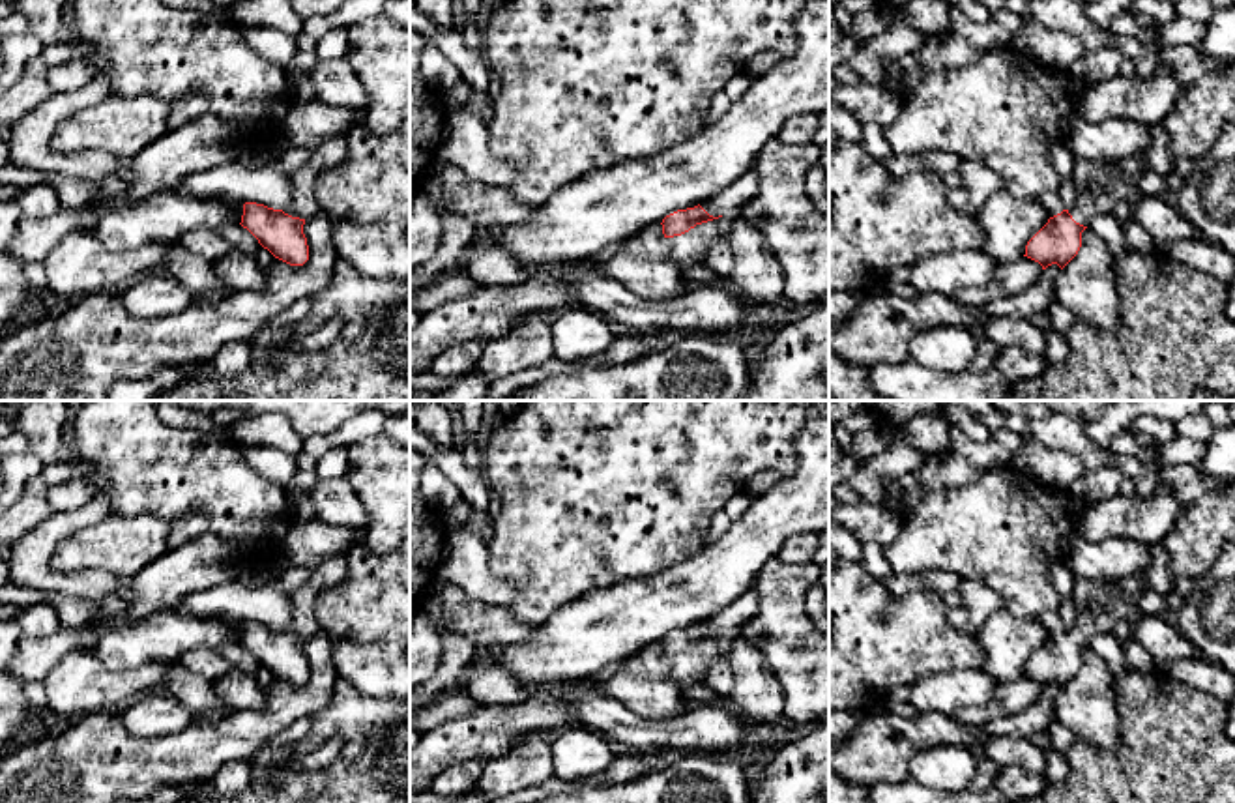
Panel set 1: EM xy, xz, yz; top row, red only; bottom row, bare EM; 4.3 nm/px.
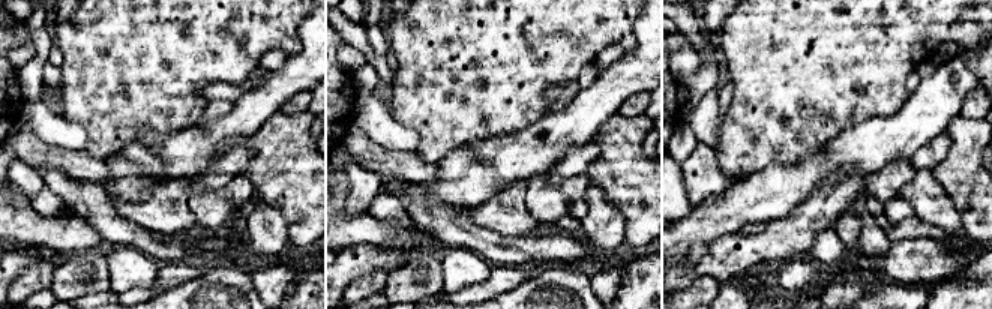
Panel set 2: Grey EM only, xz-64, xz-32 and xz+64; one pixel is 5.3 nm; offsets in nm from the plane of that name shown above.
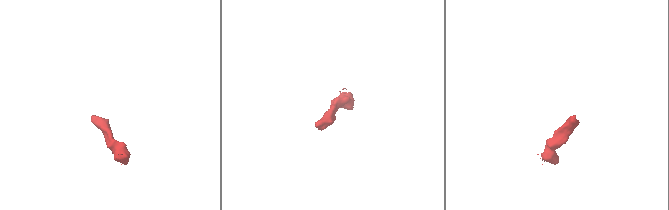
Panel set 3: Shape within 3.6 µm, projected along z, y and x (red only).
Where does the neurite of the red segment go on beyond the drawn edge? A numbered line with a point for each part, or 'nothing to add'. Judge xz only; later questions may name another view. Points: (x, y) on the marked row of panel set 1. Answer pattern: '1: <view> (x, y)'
1: xz (685, 251)

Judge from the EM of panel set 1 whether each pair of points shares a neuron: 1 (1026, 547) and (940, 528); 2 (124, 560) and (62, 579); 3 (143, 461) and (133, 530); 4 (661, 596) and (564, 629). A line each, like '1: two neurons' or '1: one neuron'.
1: one neuron
2: two neurons
3: two neurons
4: one neuron

